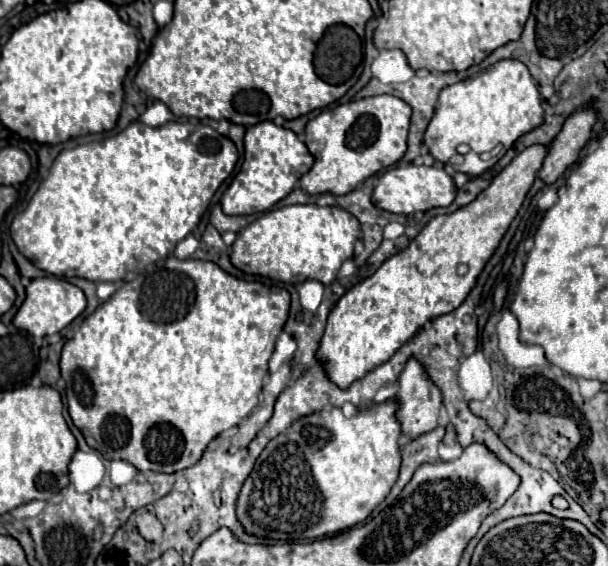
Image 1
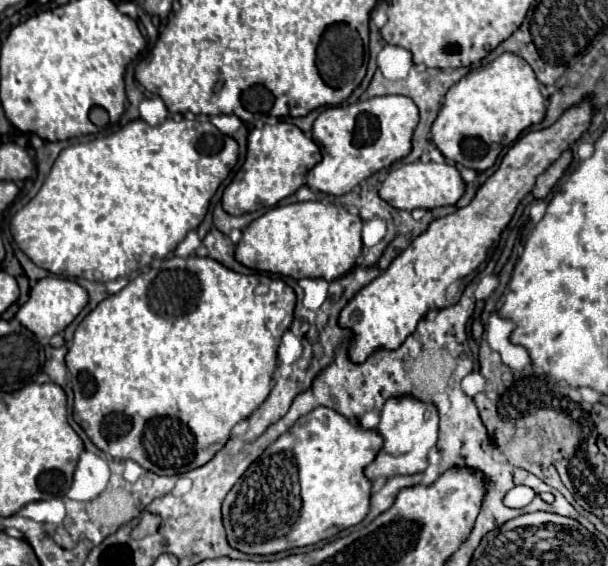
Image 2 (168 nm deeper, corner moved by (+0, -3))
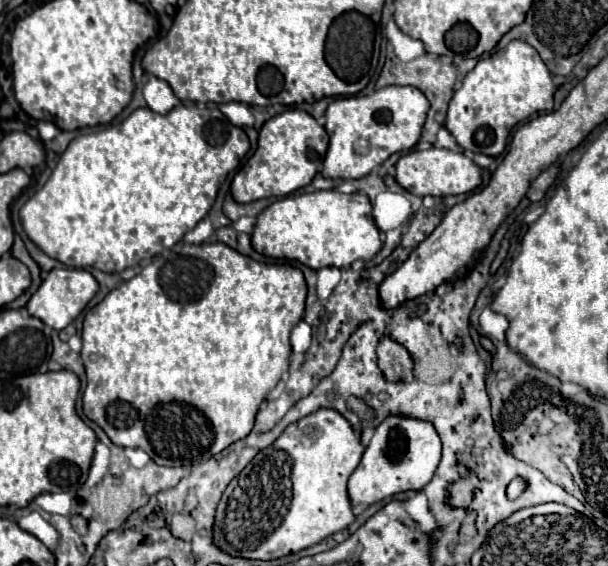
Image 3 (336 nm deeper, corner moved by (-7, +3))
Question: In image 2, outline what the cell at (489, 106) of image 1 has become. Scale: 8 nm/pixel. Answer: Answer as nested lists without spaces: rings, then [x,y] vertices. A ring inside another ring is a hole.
[[[504,52],[492,60],[492,62],[470,70],[460,82],[456,82],[444,98],[444,104],[440,108],[438,118],[432,124],[432,142],[438,146],[438,150],[446,156],[446,160],[474,168],[478,172],[488,170],[494,166],[496,158],[504,148],[514,144],[522,130],[526,130],[532,124],[538,124],[544,120],[546,114],[546,102],[540,92],[540,82],[524,58]]]

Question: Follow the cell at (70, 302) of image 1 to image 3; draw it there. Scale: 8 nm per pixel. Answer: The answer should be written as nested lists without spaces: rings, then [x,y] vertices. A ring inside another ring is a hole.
[[[55,268],[47,274],[47,278],[41,282],[39,290],[29,298],[27,310],[31,316],[39,318],[43,324],[63,330],[67,324],[71,324],[89,304],[89,300],[99,290],[97,280],[87,270],[75,270],[75,268]]]

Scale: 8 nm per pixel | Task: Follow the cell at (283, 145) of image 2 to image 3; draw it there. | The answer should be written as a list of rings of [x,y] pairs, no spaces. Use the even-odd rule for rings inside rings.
[[[285,110],[273,116],[259,130],[259,146],[247,164],[235,174],[231,182],[231,194],[235,202],[255,202],[261,198],[283,198],[303,186],[307,186],[313,176],[321,170],[323,158],[327,154],[329,136],[323,126],[315,122],[303,110]]]

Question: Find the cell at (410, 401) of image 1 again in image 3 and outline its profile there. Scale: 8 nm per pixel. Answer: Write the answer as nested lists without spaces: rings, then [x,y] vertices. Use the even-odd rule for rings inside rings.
[[[387,416],[375,434],[357,466],[351,474],[347,490],[353,504],[373,504],[385,500],[403,490],[421,490],[435,474],[441,460],[441,438],[429,420],[409,416]]]

